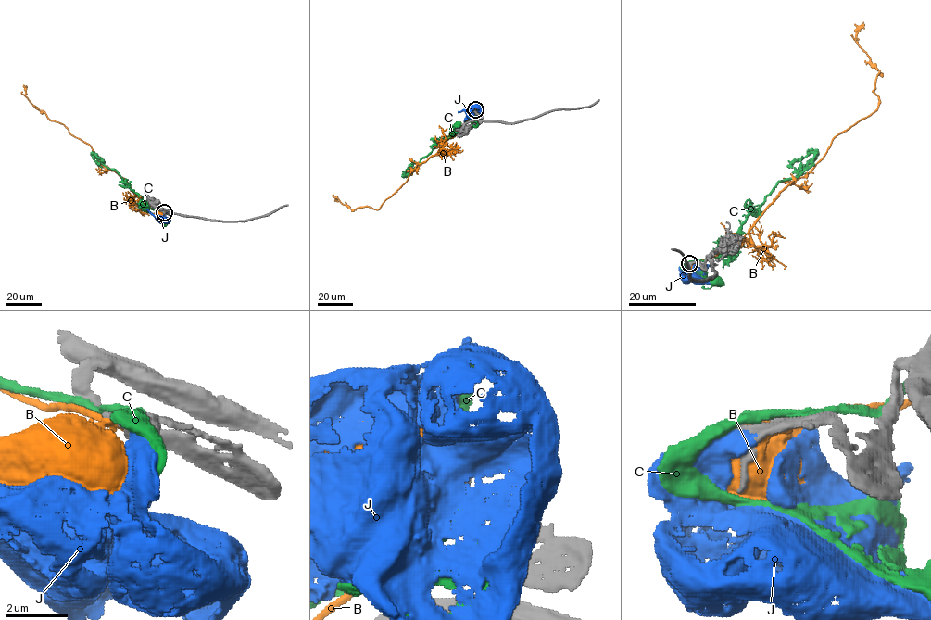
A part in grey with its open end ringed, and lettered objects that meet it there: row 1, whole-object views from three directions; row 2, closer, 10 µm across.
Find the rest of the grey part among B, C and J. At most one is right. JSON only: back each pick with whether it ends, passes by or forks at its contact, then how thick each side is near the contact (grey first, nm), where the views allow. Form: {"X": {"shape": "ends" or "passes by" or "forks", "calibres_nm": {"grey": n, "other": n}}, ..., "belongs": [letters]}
{"J": {"shape": "ends", "calibres_nm": {"grey": 440, "other": 650}}, "belongs": ["J"]}

